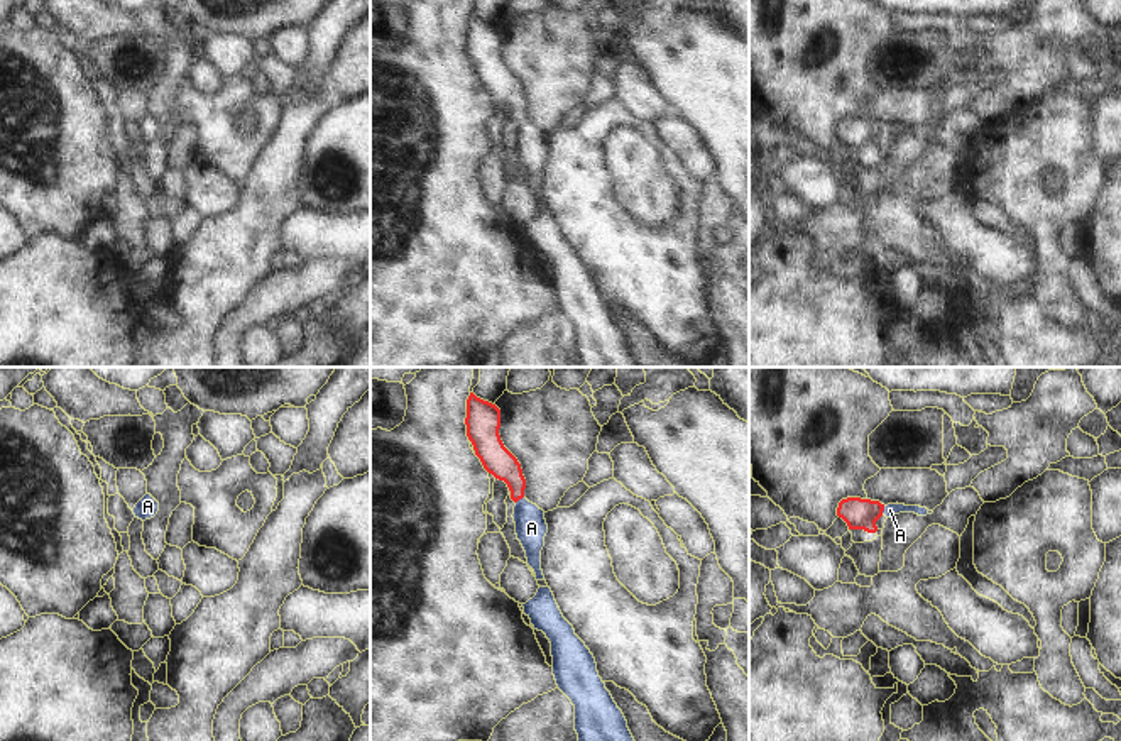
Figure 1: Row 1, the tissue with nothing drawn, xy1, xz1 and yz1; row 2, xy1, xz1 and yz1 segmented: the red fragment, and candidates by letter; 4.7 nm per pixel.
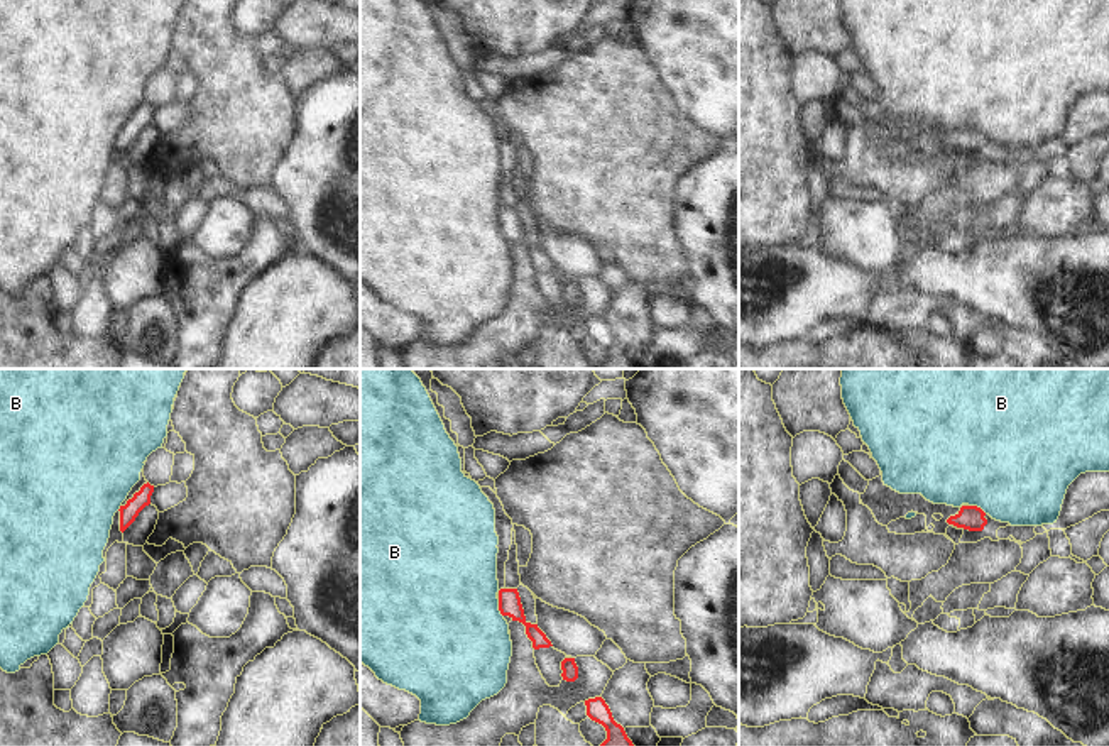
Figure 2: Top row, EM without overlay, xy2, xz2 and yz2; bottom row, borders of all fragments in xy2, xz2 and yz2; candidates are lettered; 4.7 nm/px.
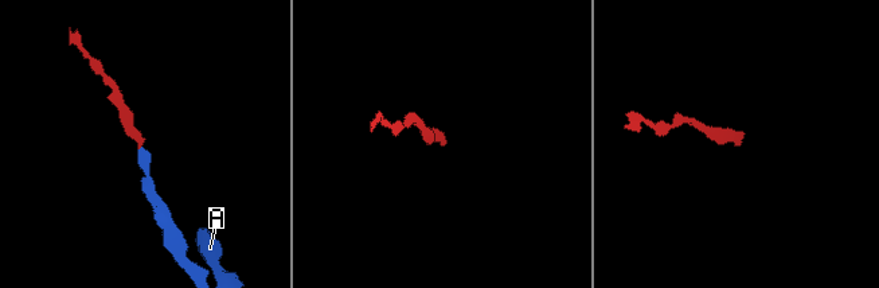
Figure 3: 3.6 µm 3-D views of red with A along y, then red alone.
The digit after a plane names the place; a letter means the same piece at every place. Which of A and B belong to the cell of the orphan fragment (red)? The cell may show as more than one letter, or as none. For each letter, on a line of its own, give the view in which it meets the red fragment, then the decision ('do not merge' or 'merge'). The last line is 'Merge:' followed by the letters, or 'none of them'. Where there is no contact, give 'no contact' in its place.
A: xz1 | merge
B: xz2 | do not merge
Merge: A

